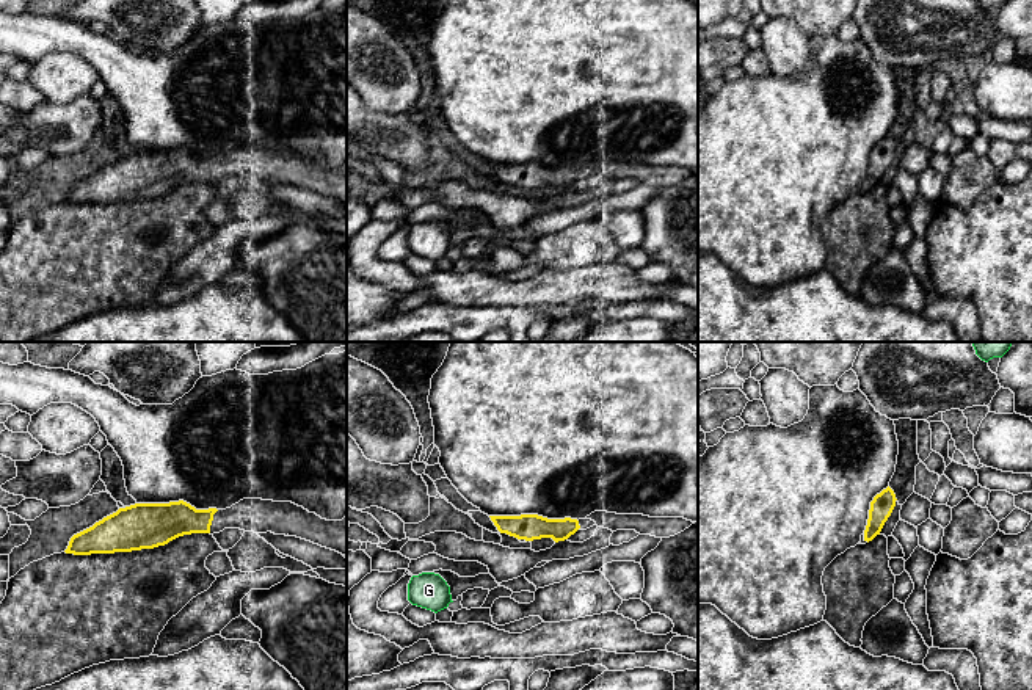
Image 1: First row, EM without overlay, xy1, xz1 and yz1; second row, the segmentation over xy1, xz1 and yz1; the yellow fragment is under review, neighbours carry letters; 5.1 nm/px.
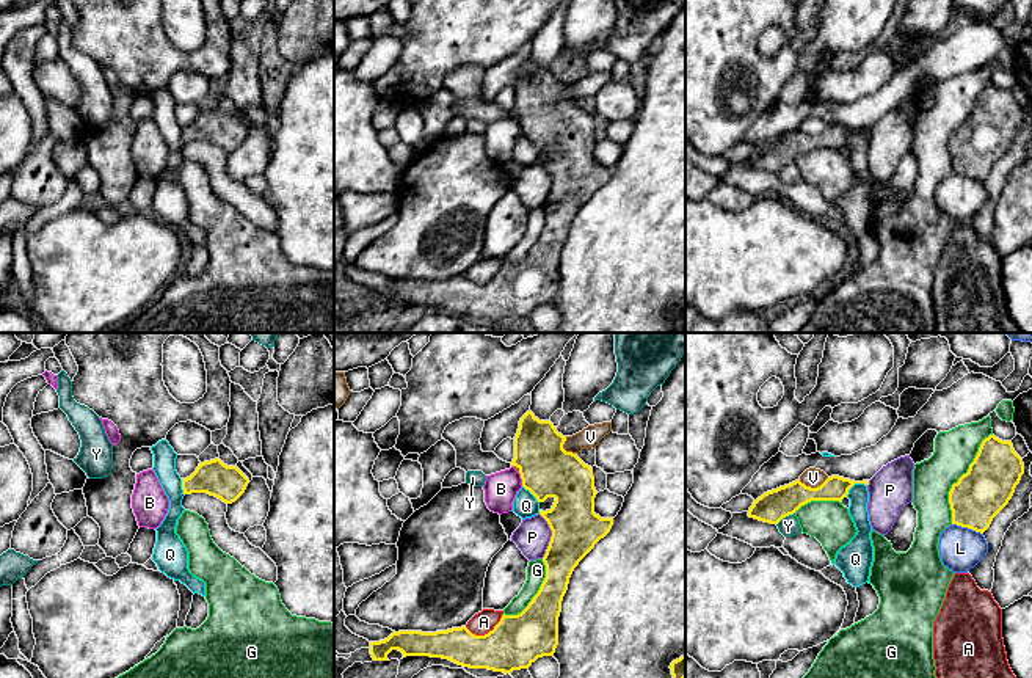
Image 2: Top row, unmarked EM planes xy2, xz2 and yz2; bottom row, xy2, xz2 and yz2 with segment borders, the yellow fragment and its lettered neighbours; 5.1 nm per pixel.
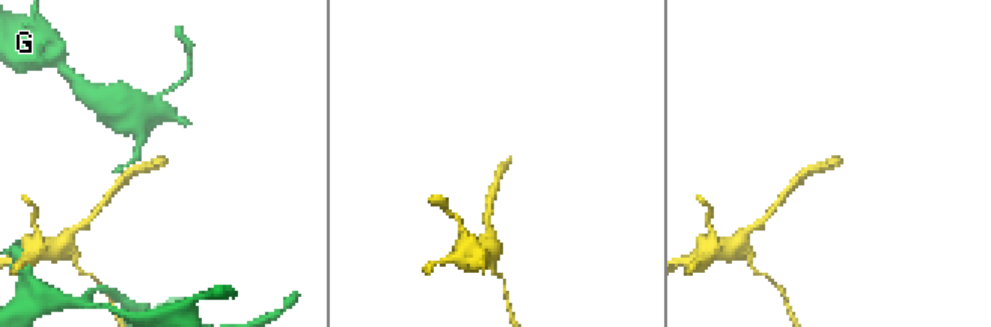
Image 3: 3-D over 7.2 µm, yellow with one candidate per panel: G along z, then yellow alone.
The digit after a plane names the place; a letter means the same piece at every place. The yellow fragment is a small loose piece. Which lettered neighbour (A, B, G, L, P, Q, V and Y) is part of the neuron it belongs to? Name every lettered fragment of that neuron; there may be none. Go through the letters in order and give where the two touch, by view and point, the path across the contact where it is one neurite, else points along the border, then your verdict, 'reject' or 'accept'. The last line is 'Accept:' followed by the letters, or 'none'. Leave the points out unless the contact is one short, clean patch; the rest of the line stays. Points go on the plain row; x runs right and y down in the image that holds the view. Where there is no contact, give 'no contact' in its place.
A: contact xz2 (485, 283); border xz2 (504, 262), (483, 283), (472, 283), (465, 275); reject
B: contact xz2 (521, 126); border xz2 (518, 120), (523, 134); reject
G: contact yz2 (960, 126); reject
L: contact yz2 (968, 176); reject
P: contact xz2 (552, 184); border xz2 (538, 162), (551, 179), (551, 189), (543, 206); reject
Q: contact yz2 (853, 132); border yz2 (866, 132), (855, 132), (846, 145); reject
V: contact yz2 (813, 137); border yz2 (828, 126), (816, 135), (806, 135), (799, 129); reject
Y: contact yz2 (784, 165); reject
Accept: none

